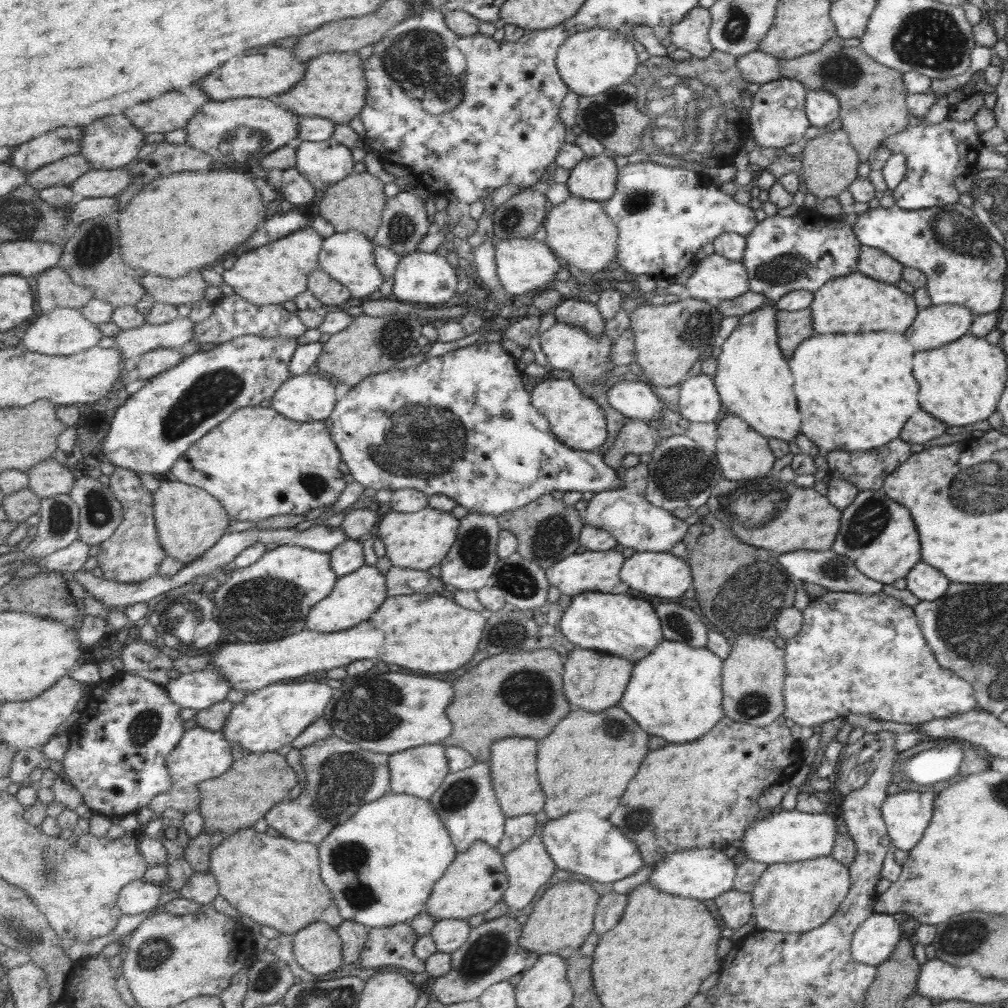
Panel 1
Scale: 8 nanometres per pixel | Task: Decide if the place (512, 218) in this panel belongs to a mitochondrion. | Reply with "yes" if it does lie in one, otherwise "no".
yes

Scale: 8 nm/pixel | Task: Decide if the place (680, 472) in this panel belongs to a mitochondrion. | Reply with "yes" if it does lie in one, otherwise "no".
yes

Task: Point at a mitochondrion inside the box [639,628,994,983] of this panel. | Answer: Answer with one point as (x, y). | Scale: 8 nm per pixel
(962, 937)

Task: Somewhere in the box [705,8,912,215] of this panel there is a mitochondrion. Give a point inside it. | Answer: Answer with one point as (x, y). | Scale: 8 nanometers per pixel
(842, 70)

